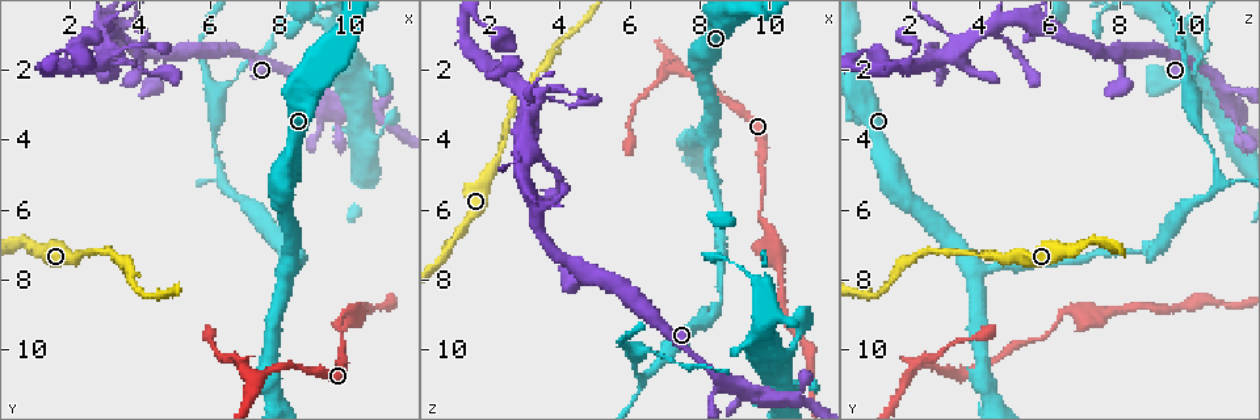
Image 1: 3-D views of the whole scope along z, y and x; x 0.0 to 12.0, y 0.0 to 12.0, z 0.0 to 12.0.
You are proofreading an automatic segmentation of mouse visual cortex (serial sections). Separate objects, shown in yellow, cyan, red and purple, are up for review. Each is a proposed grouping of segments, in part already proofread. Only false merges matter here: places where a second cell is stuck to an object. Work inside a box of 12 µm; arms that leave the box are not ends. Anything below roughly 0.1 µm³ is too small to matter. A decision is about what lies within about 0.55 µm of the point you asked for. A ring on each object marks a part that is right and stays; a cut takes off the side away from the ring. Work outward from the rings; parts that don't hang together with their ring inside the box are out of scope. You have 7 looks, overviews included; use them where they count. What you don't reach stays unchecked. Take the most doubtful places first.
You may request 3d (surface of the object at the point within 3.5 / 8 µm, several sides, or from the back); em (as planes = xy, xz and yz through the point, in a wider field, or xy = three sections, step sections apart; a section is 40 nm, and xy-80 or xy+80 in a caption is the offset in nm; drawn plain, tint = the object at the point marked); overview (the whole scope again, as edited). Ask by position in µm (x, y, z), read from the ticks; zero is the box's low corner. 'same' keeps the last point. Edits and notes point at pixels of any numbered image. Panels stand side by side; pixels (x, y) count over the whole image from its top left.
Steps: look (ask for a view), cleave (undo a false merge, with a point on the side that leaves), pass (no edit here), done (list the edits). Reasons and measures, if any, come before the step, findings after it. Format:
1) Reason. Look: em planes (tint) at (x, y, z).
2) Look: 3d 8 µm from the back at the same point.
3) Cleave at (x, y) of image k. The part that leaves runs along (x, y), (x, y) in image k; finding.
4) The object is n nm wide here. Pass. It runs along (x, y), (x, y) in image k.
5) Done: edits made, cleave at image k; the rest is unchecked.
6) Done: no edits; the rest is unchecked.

Sharp bend. Look: 3d 3.5 µm at (7.4, 10.7, 2.0).

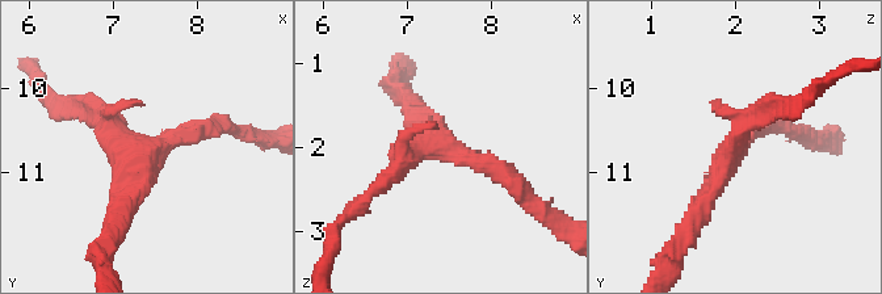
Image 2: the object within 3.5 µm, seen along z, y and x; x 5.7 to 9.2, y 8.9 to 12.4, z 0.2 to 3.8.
Look: em xy step 5 (tint) at (7.40, 10.70, 1.95).

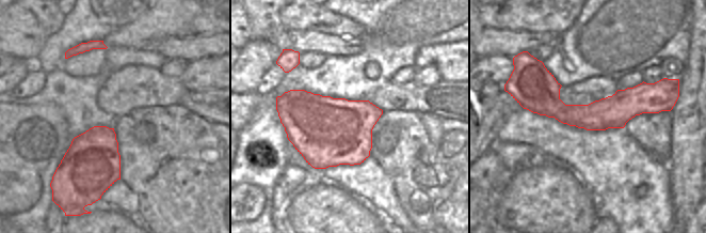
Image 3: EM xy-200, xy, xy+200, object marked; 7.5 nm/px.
The object is 500 nm wide here. Pass. It runs along (217, 125), (131, 148), (87, 105) in image 2; continuous, no second cell.

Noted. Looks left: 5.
Arms part here. Look: em planes (tint) at (6.1, 2.5, 10.0).

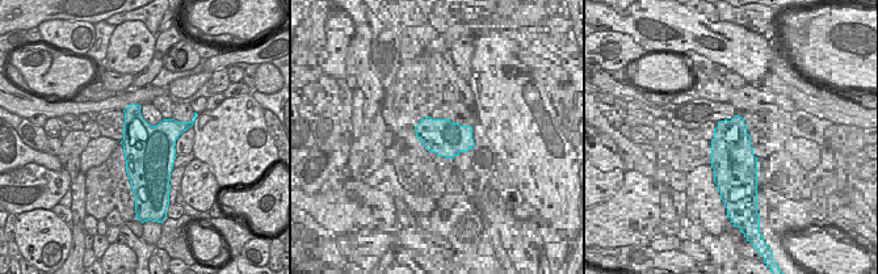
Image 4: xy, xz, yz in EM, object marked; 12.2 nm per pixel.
Look: 3d 3.5 µm at the same point.

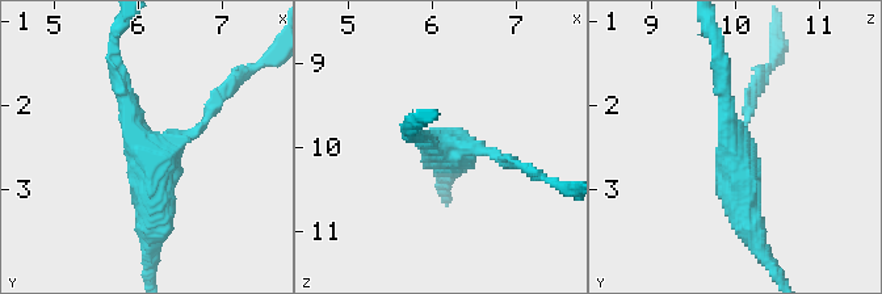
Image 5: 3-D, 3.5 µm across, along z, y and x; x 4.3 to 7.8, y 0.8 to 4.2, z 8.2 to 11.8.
3 arms meet here; the arms are 150, 200, 300 nm wide. Pass. It runs along (756, 246), (743, 213), (723, 84) in image 5; all the same cell.

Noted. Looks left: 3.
Side arm on a straight run. Look: 3d 3.5 µm from the back at (4.8, 1.5, 7.9).

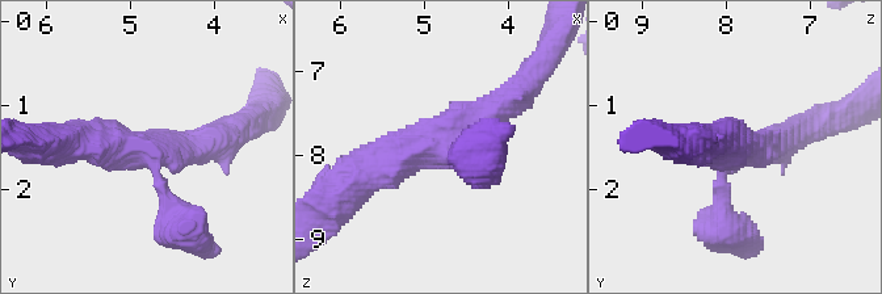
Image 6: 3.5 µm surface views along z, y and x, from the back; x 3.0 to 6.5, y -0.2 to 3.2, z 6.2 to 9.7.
3 arms meet here; the arms are 200, 350, 450 nm wide. Look: em xy step 1 (tint) at (4.80, 1.55, 7.90).

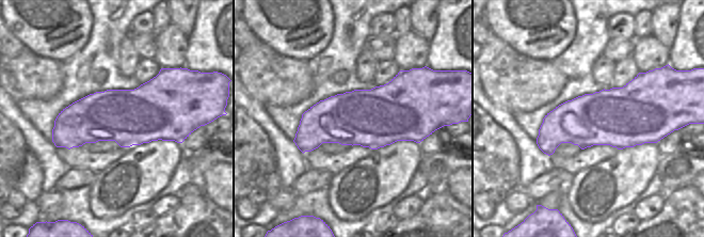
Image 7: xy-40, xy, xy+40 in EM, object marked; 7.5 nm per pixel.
Pass. It runs along (358, 177), (511, 96) in image 6; one cell here.

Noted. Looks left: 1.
Done: no edits; the rest is unchecked.

